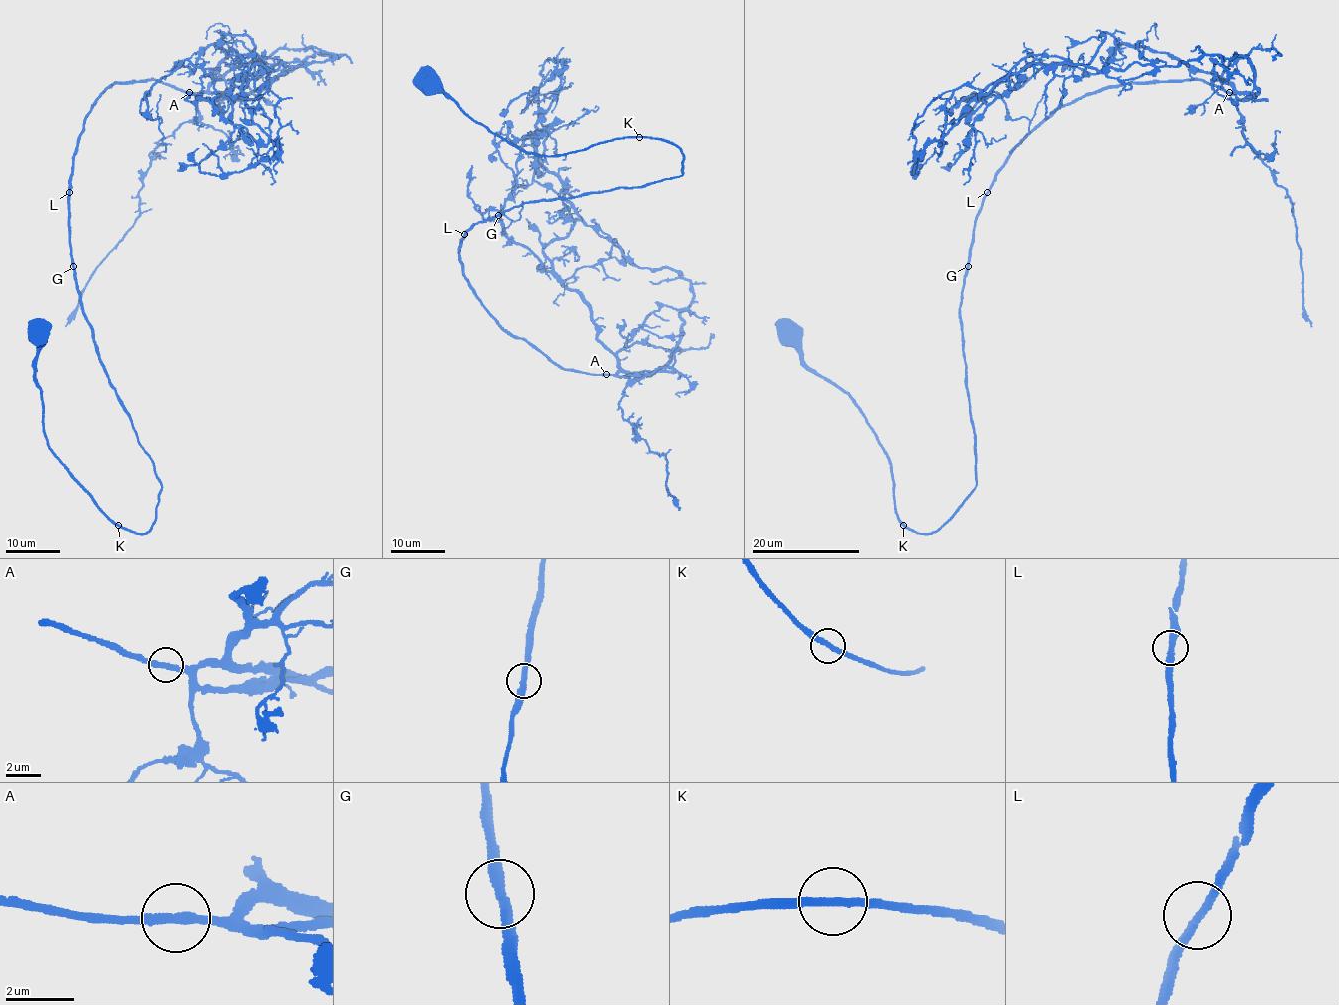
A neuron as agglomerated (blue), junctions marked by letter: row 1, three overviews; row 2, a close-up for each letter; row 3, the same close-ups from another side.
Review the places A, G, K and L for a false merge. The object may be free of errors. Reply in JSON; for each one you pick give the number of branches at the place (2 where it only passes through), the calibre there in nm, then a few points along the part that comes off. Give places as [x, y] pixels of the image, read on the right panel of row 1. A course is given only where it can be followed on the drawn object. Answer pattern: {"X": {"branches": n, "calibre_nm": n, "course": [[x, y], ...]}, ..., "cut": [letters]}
{"cut": []}

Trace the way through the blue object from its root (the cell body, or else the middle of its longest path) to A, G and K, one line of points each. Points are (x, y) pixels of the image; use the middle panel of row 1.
A: (431, 83), (538, 155), (678, 146), (682, 176), (526, 203), (460, 239), (501, 327), (607, 374)
G: (431, 83), (538, 155), (632, 137), (669, 141), (682, 154), (682, 176), (498, 215)
K: (431, 83), (441, 84), (443, 91), (477, 122), (512, 145), (538, 155), (561, 155), (609, 141), (639, 137)

